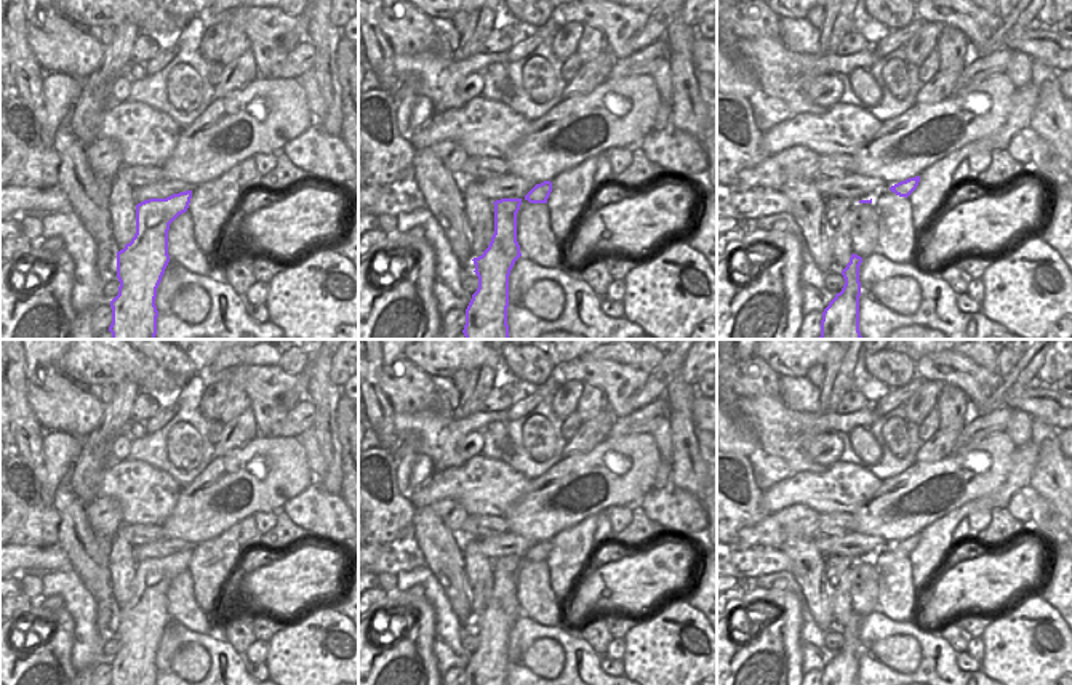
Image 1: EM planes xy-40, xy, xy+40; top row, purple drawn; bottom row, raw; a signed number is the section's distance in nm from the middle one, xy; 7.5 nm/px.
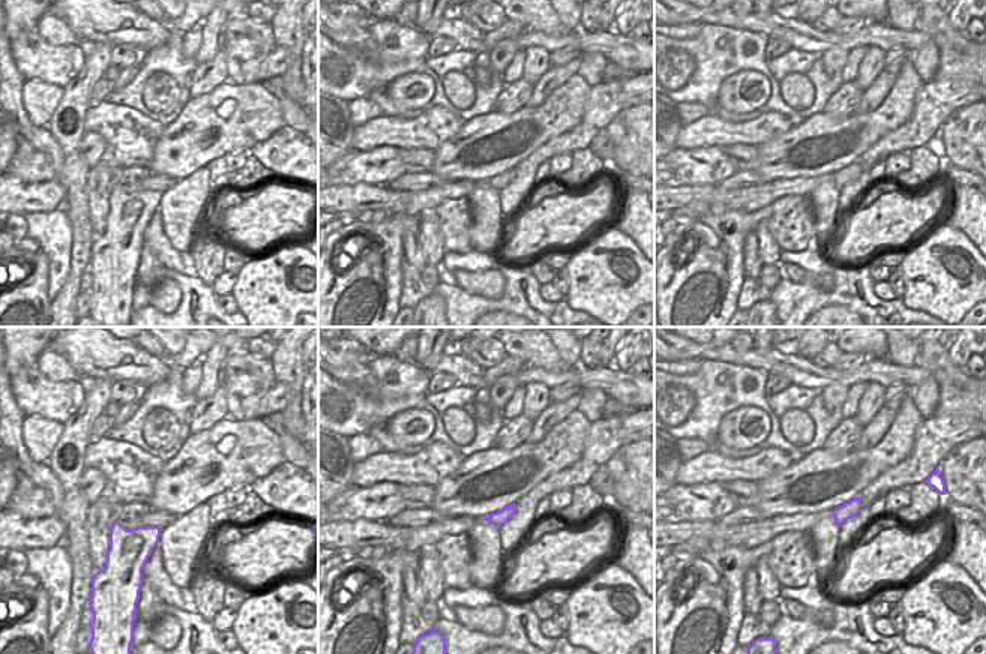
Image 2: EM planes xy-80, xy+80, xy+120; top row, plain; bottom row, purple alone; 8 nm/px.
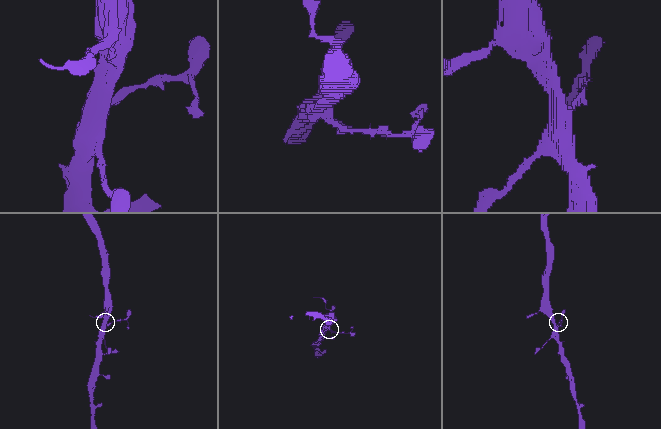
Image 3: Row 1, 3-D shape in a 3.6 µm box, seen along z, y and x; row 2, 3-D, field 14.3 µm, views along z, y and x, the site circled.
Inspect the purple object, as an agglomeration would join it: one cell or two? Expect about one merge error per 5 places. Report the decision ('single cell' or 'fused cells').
single cell

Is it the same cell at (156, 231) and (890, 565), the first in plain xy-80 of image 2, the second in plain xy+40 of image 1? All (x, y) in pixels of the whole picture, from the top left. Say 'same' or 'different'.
same

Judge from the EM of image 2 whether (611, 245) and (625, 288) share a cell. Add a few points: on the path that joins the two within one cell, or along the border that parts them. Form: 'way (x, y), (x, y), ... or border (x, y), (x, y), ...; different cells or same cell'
way (607, 255), (607, 270), (614, 278); same cell

